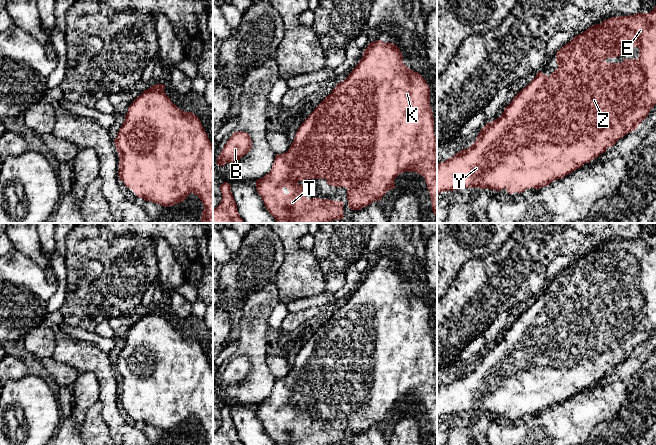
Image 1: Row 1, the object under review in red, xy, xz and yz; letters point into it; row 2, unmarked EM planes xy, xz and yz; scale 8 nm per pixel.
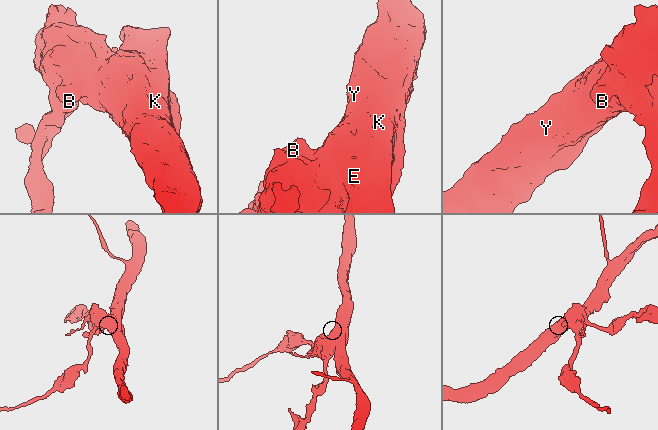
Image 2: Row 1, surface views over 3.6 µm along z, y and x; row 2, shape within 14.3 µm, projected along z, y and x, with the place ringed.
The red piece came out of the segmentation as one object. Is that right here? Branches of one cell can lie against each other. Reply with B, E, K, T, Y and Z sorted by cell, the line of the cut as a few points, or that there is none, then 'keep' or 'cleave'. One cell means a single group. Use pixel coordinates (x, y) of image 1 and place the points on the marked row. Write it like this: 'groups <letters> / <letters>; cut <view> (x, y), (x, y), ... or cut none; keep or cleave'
groups B E K T Y Z; cut none; keep

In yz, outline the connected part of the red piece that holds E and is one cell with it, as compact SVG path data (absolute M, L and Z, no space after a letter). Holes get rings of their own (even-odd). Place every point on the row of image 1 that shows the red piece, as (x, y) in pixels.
M656 6L649 13L612 17L600 24L591 26L557 51L556 62L558 68L550 76L539 71L531 83L516 94L499 118L493 122L486 123L479 132L475 142L469 148L463 149L445 162L437 164L437 194L444 191L459 190L460 188L477 187L481 189L489 188L495 191L501 191L505 188L509 194L515 192L522 193L529 188L537 190L581 168L585 163L589 163L606 152L609 147L614 146L620 138L636 130L656 104ZM634 47L639 48L638 59L624 59L622 63L605 62L607 58L619 57L625 48L633 49Z

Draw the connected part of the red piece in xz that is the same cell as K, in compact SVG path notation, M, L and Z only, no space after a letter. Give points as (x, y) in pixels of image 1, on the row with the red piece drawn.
M381 40L369 43L364 50L363 57L352 70L348 77L338 83L332 92L314 109L314 111L300 125L295 134L294 141L290 148L282 154L276 154L272 169L264 177L256 180L256 188L261 196L268 212L275 218L277 223L329 223L332 220L344 218L342 201L333 201L330 199L311 198L305 196L305 186L299 185L299 181L306 179L326 179L327 184L334 187L347 188L348 206L351 210L361 210L374 201L380 201L387 191L395 188L395 178L403 172L416 172L425 178L427 189L430 193L432 210L437 217L437 155L436 138L434 135L434 117L430 105L430 89L425 79L418 73L409 69L403 63L403 56L399 48L393 43L384 43Z

